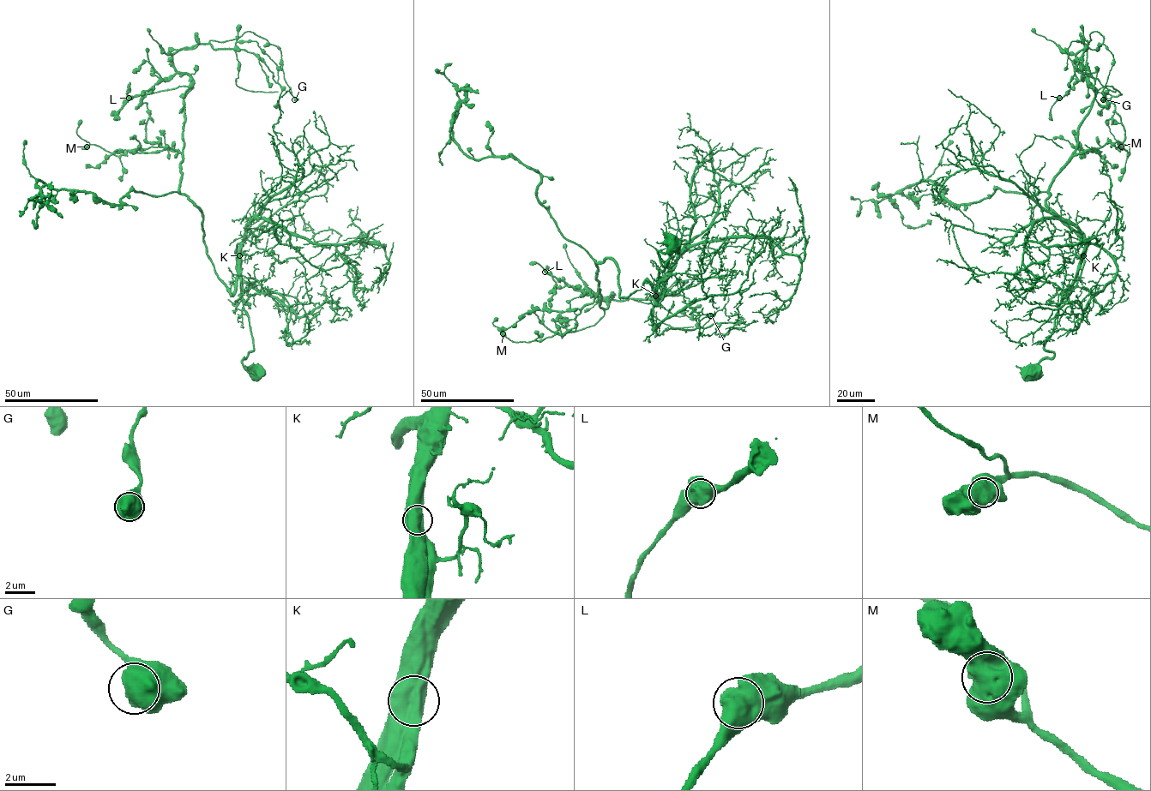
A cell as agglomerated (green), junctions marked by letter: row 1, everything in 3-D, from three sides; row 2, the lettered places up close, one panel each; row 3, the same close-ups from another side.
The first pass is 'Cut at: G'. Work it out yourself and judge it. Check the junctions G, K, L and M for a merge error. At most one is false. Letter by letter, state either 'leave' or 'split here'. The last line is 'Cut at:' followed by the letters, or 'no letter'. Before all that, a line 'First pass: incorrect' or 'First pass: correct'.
First pass: incorrect
G: leave
K: leave
L: leave
M: leave
Cut at: no letter

